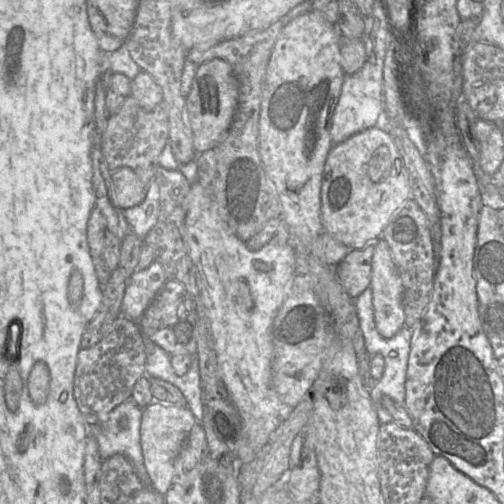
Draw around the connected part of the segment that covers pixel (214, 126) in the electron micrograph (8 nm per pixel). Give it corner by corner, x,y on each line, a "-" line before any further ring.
216,58
198,66
192,88
186,97
187,118
193,133
193,145
202,153
219,143
227,134
238,102
238,80
232,66

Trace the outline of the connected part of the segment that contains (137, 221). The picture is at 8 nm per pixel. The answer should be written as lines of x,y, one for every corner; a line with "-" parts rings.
152,180
145,186
147,186
147,192
144,201
138,206
122,210
130,231
141,239
144,239
156,225
160,212
158,184
155,180

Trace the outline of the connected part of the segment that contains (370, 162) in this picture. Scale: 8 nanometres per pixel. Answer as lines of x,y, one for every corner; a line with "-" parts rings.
373,126
333,145
324,167
321,188
323,232
350,249
376,242
399,209
412,198
410,176
391,134

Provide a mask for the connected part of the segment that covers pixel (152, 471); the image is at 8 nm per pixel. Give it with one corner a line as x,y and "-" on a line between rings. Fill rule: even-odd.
153,401
142,411
140,443
143,462
152,487
163,495
172,485
174,461
196,422
193,413
187,406
176,406
170,402

